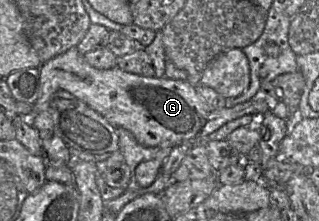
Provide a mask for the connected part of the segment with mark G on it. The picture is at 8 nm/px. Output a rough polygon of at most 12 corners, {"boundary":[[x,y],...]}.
{"boundary":[[42,63],[33,125],[63,89],[146,147],[173,148],[272,104],[209,109],[187,80]]}

